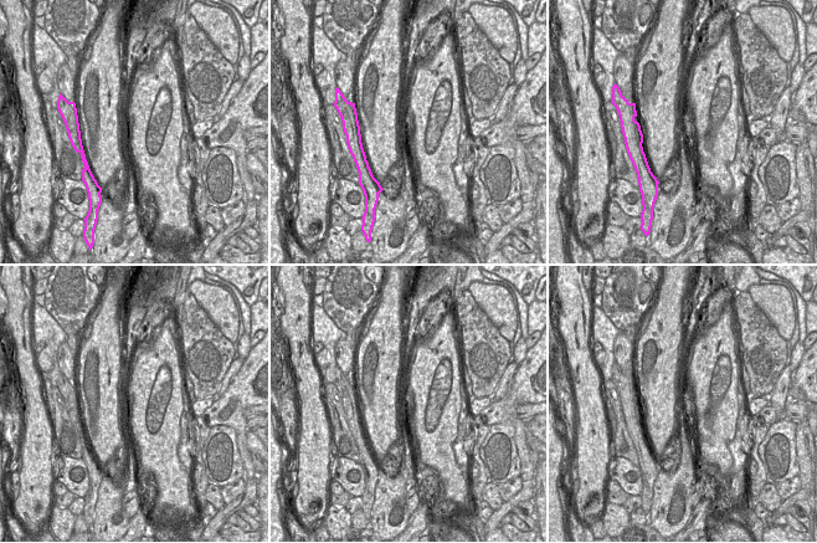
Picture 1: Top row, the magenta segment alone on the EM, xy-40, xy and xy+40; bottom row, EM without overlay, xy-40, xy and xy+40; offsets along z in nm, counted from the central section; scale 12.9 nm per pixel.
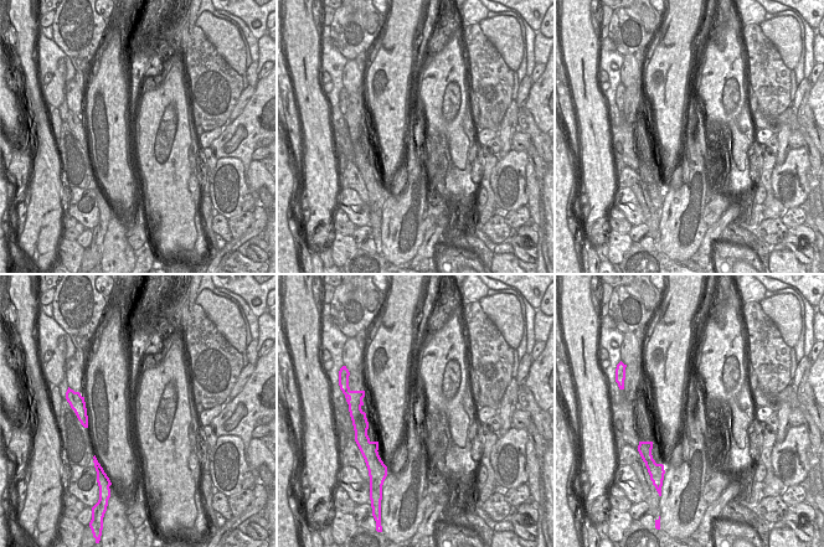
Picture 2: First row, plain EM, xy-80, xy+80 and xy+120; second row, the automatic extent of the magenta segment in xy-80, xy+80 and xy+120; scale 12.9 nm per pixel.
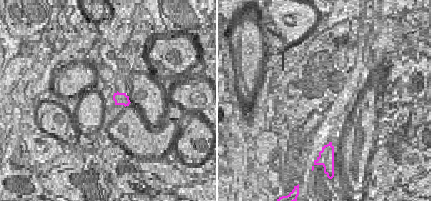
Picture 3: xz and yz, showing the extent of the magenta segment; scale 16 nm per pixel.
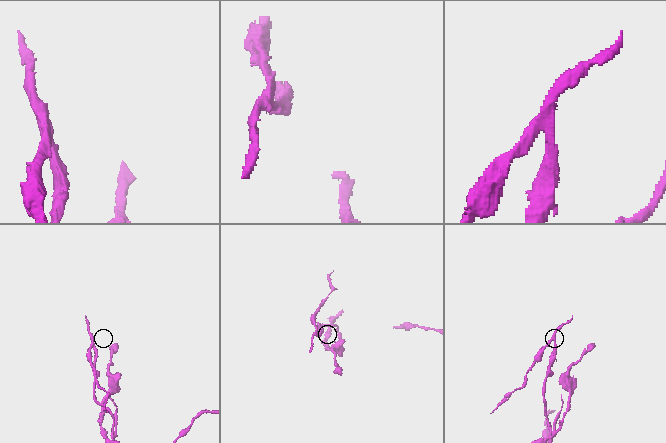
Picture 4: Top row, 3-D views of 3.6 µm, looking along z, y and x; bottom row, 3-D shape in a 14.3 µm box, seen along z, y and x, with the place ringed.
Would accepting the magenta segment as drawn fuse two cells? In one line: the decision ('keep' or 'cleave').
cleave

